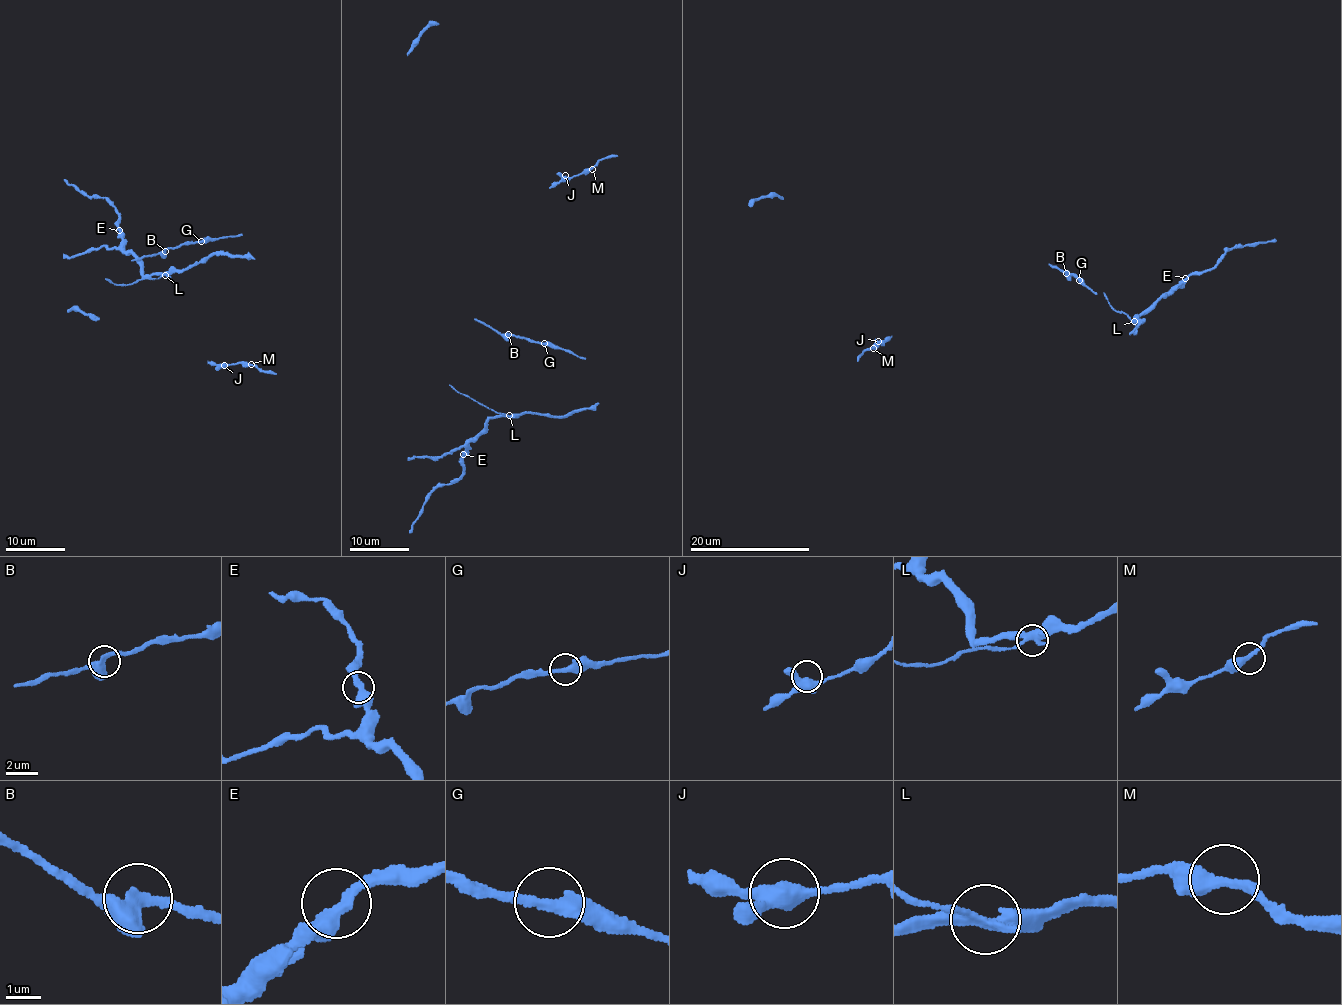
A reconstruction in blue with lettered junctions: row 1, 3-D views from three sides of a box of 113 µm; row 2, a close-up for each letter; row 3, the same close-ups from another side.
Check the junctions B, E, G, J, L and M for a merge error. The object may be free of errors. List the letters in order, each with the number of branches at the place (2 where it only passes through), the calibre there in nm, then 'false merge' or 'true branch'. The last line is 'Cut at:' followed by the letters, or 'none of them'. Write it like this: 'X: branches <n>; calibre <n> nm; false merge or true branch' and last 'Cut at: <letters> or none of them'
B: branches 3; calibre 360 nm; true branch
E: branches 3; calibre 340 nm; true branch
G: branches 2; calibre 360 nm; true branch
J: branches 3; calibre 420 nm; true branch
L: branches 3; calibre 320 nm; false merge
M: branches 2; calibre 360 nm; true branch
Cut at: L

